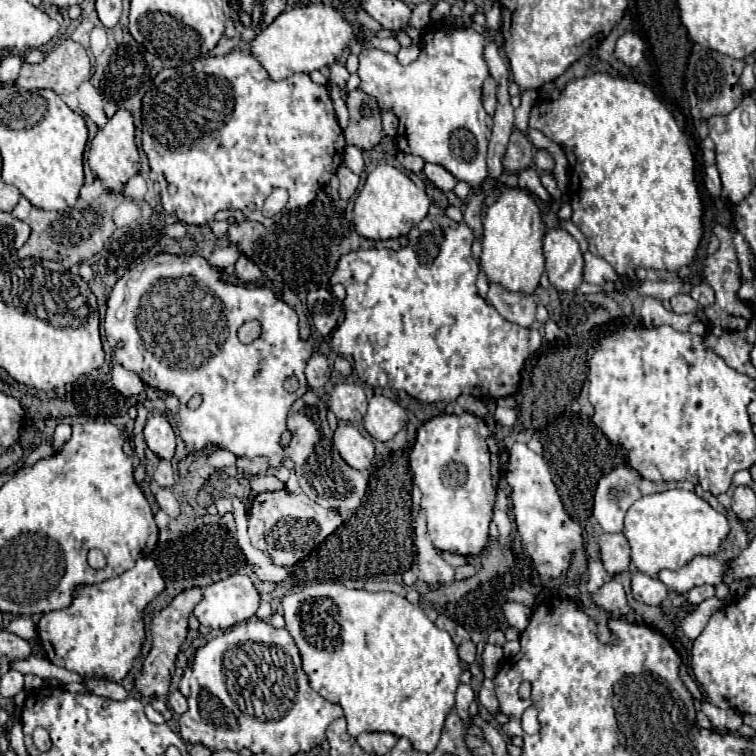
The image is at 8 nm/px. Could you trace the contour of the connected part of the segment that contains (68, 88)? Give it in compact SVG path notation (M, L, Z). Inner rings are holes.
M66 39L60 45L56 45L42 63L38 65L24 63L18 87L26 91L52 89L54 93L64 97L76 91L88 79L90 59L86 49L80 43Z

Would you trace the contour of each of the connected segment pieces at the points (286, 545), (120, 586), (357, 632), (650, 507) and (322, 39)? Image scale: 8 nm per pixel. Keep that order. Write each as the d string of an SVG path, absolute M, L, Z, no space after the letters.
M284 487L276 491L258 493L254 497L248 517L248 535L252 545L264 555L268 555L276 565L294 565L340 525L340 513L314 505L314 501L310 501L306 495L290 493Z
M140 559L132 569L98 585L78 585L68 607L44 613L38 621L38 637L46 657L82 677L120 683L142 651L144 609L162 591L164 579L152 559Z
M318 583L284 595L282 609L286 629L296 641L310 687L344 709L352 737L364 731L388 731L408 737L418 751L430 753L436 749L444 719L454 707L462 667L452 637L438 629L418 605L388 591L370 593L366 589L348 589L340 583Z
M684 489L640 497L624 519L624 535L632 547L632 563L650 577L656 577L662 569L678 569L696 555L716 553L728 531L730 527L722 513L714 511L694 491Z
M312 3L280 13L252 39L250 53L260 61L272 81L282 81L294 73L312 73L314 69L330 67L352 37L354 31L338 9L332 5Z

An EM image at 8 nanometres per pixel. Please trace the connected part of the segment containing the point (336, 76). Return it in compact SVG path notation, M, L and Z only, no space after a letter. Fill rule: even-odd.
M334 63L334 65L330 67L330 79L342 89L344 83L348 81L348 71L346 71L346 67L340 65L340 63Z

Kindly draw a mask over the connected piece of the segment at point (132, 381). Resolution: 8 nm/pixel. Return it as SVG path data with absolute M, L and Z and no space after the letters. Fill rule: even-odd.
M122 365L112 367L112 383L114 383L114 389L120 391L124 397L138 395L144 389L142 379L134 371L130 371L130 369L122 367Z

